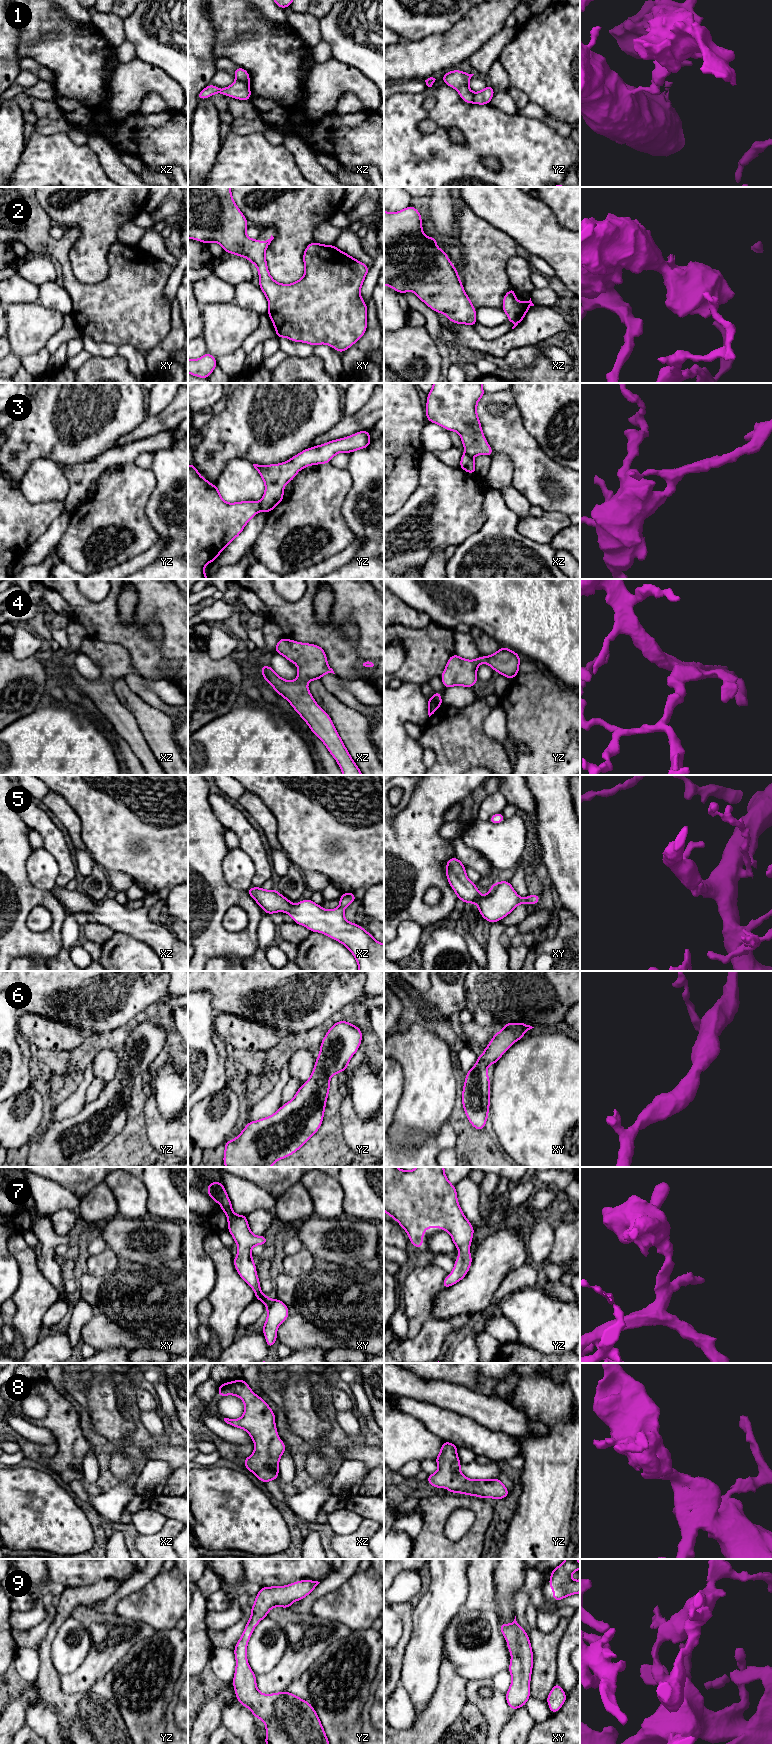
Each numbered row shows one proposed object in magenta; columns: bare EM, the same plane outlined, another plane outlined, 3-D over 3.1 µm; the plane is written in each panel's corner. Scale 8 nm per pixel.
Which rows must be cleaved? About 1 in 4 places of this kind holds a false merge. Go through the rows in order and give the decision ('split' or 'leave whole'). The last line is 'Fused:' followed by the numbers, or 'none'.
1: split
2: leave whole
3: split
4: leave whole
5: leave whole
6: leave whole
7: leave whole
8: leave whole
9: leave whole
Fused: 1, 3

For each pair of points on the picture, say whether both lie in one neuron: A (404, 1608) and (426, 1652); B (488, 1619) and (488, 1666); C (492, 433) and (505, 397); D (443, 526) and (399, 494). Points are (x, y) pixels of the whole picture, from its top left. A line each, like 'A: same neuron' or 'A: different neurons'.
A: different neurons
B: same neuron
C: same neuron
D: different neurons

